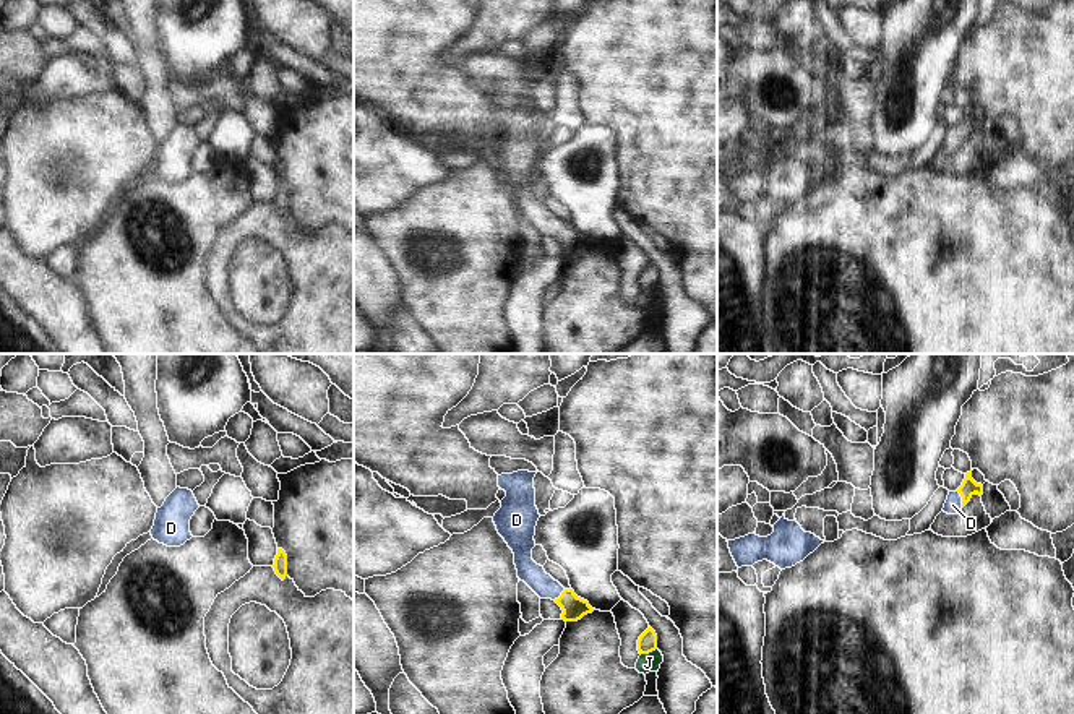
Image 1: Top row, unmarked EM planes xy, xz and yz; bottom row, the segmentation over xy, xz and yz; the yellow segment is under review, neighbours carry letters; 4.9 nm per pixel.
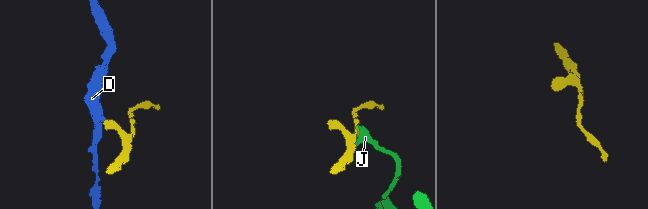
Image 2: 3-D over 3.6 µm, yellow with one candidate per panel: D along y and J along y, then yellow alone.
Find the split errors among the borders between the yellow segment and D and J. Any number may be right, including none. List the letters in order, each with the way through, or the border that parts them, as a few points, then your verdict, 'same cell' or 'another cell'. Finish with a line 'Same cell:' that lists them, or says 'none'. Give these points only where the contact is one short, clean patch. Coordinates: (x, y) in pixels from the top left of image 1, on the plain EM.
D: runs through yz (969, 124), (962, 135), (953, 141); same cell
J: border along xz (656, 284), (641, 291); another cell
Same cell: D

